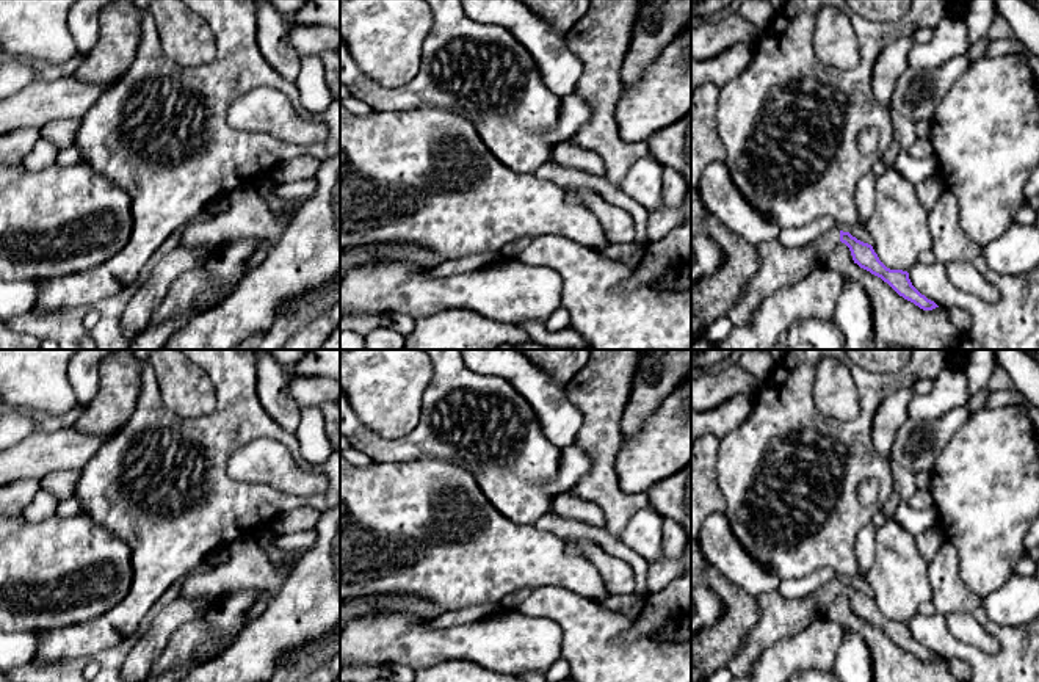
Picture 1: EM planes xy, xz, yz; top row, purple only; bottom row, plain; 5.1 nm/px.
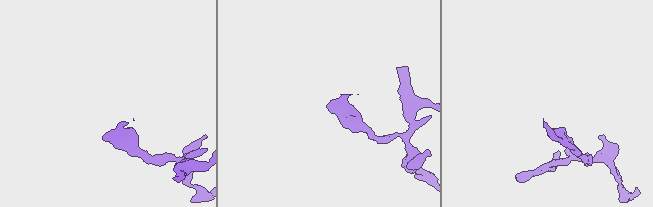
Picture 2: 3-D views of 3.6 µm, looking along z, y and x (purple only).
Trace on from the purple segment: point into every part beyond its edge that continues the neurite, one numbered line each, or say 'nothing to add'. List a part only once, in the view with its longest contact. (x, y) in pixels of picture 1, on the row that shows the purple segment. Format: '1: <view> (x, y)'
1: yz (779, 267)

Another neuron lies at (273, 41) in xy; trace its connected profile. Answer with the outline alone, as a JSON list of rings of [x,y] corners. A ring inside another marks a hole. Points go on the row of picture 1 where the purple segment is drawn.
[[[259,0],[255,6],[257,45],[268,64],[285,80],[296,82],[302,56],[290,42],[284,17],[270,5]]]

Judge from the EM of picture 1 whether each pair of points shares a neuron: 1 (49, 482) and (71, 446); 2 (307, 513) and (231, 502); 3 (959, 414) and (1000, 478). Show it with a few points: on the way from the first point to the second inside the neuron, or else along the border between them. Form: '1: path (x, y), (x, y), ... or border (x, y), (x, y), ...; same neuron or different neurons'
1: border (79, 469), (54, 471), (39, 480); different neurons
2: border (322, 510), (311, 507), (290, 508), (268, 524); different neurons
3: border (970, 413), (942, 450); different neurons

